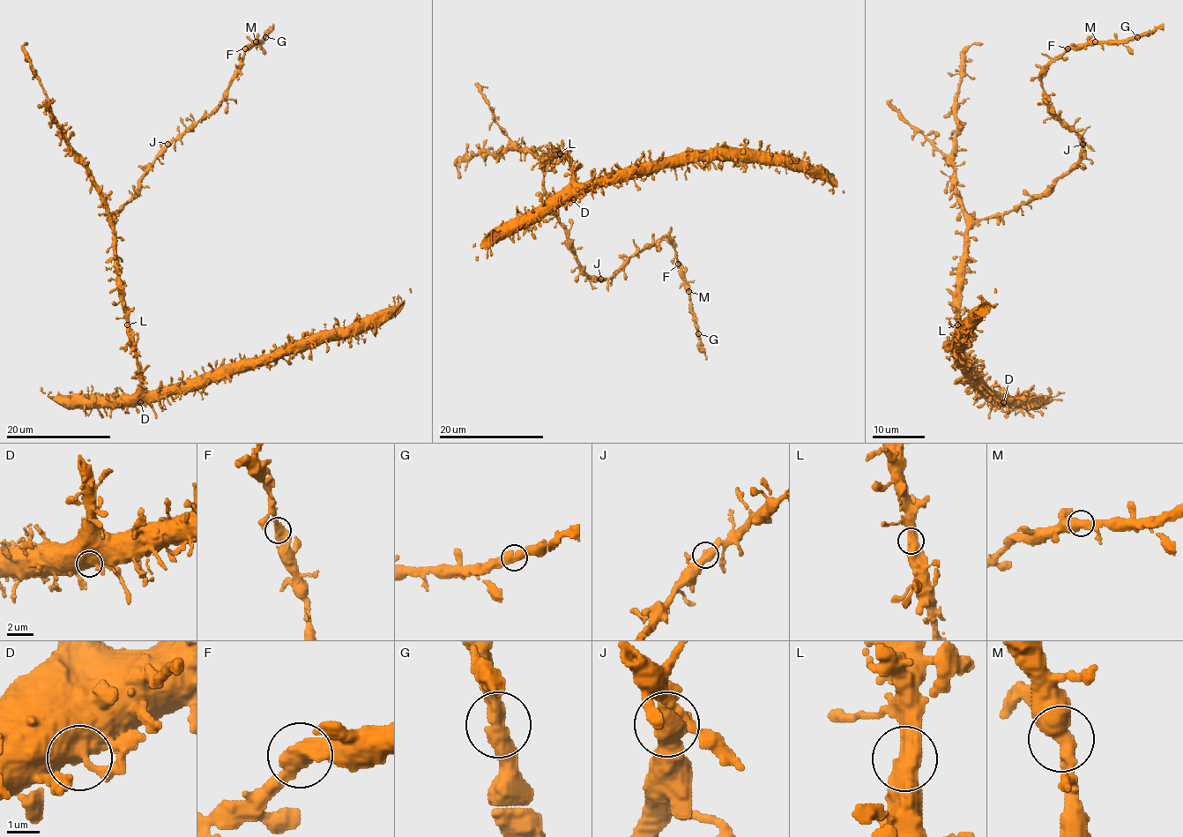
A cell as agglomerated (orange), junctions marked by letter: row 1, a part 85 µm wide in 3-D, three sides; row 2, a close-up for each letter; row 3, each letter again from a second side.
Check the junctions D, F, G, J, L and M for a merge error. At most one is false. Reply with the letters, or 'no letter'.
no letter

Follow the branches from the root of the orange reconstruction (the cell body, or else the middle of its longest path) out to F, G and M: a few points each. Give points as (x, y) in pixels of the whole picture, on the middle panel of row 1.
F: (551, 160), (544, 171), (546, 198), (570, 252), (590, 276), (610, 279), (661, 237), (674, 247), (678, 264)
G: (551, 160), (544, 194), (575, 258), (590, 276), (610, 279), (665, 237), (688, 285), (697, 333)
M: (551, 160), (544, 171), (546, 198), (570, 252), (590, 276), (610, 279), (665, 237), (675, 250), (688, 291)

